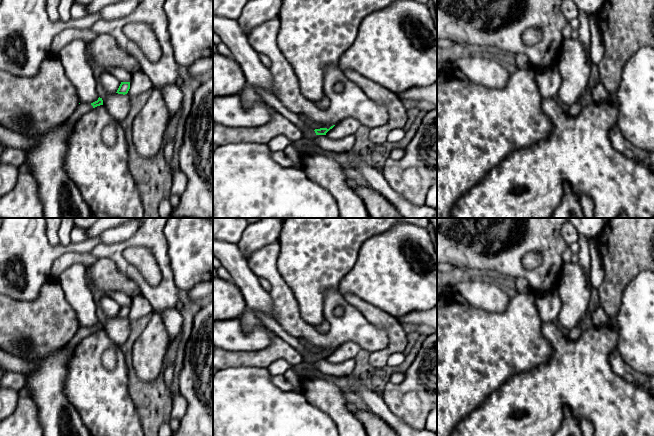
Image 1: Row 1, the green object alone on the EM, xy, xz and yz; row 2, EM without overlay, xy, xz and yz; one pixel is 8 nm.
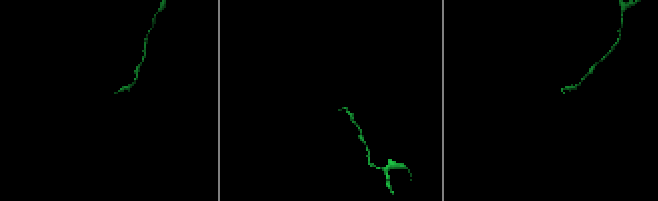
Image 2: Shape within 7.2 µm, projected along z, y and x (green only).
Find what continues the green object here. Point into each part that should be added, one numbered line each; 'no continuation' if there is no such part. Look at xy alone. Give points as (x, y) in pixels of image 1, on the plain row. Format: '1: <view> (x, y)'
1: xy (58, 417)

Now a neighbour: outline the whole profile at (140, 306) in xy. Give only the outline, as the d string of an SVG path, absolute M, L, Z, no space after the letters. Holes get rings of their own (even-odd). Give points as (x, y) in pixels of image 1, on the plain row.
M138 294L132 298L130 305L130 313L127 317L129 322L135 321L143 316L151 314L153 307L150 302L141 294Z

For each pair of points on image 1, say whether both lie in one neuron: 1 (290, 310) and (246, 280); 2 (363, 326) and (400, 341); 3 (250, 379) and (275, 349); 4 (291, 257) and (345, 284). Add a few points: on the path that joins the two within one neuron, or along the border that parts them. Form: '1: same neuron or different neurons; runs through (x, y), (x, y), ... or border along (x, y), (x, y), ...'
1: different neurons; border along (268, 292), (275, 318)
2: different neurons; border along (369, 321), (388, 340), (372, 353)
3: different neurons; border along (236, 367), (266, 368)
4: different neurons; border along (354, 263), (337, 288)

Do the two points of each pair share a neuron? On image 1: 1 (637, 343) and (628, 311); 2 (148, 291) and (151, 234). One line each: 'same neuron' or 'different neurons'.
1: same neuron
2: same neuron

